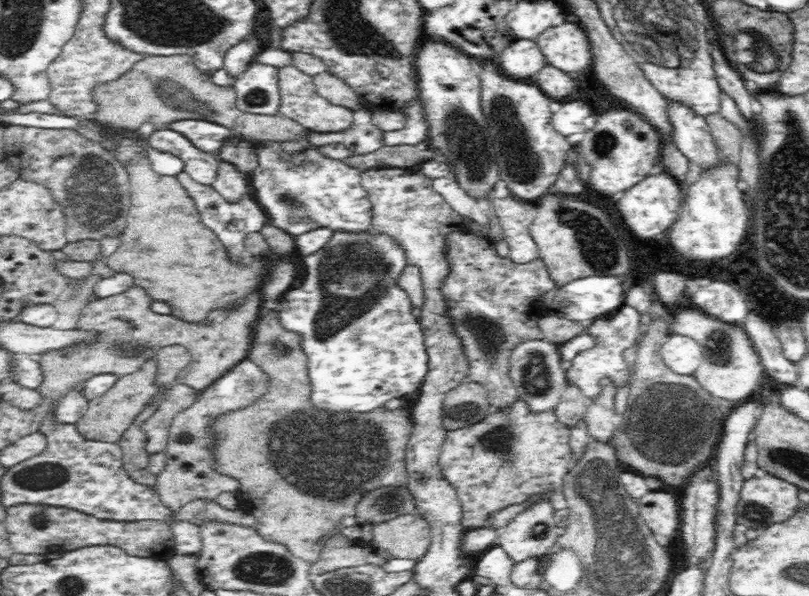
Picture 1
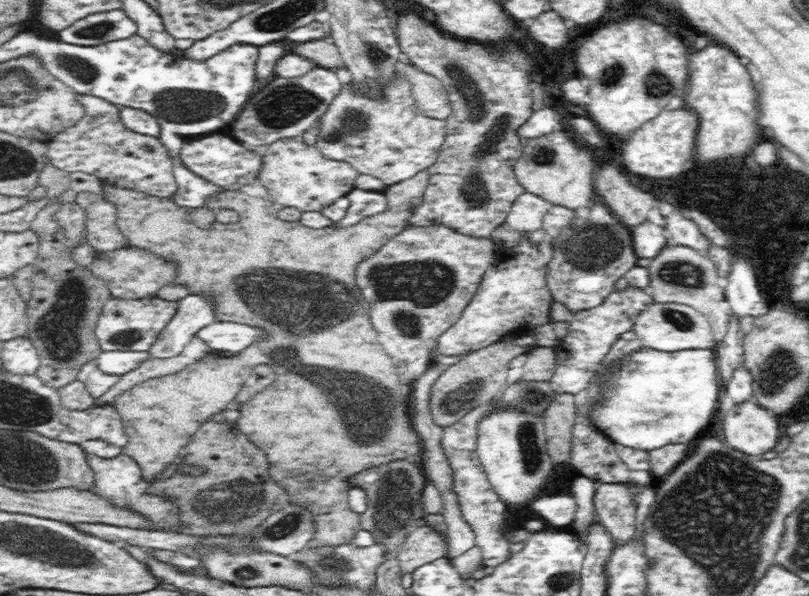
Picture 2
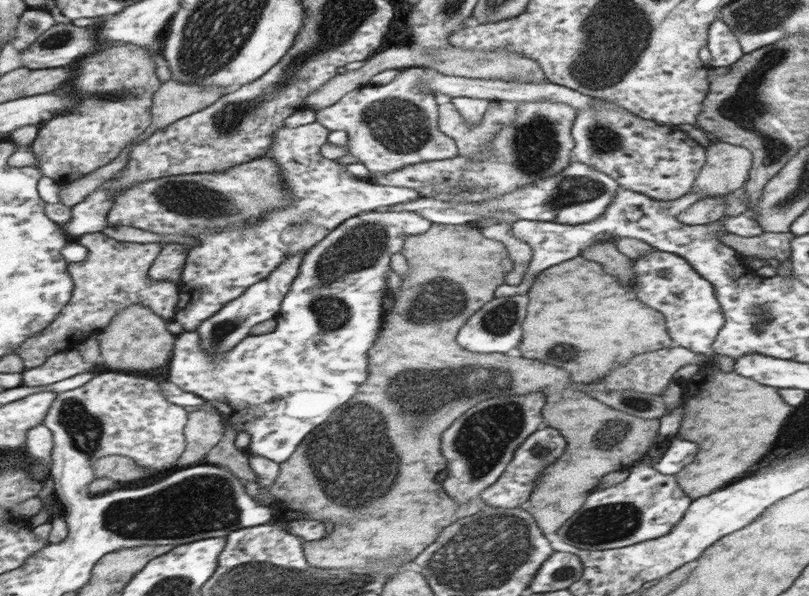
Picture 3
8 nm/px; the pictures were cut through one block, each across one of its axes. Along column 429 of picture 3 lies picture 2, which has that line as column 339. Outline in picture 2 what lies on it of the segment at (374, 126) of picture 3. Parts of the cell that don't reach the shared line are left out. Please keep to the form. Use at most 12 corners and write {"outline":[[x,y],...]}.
{"outline":[[401,69],[381,97],[344,84],[315,143],[386,187],[438,158],[448,127]]}

